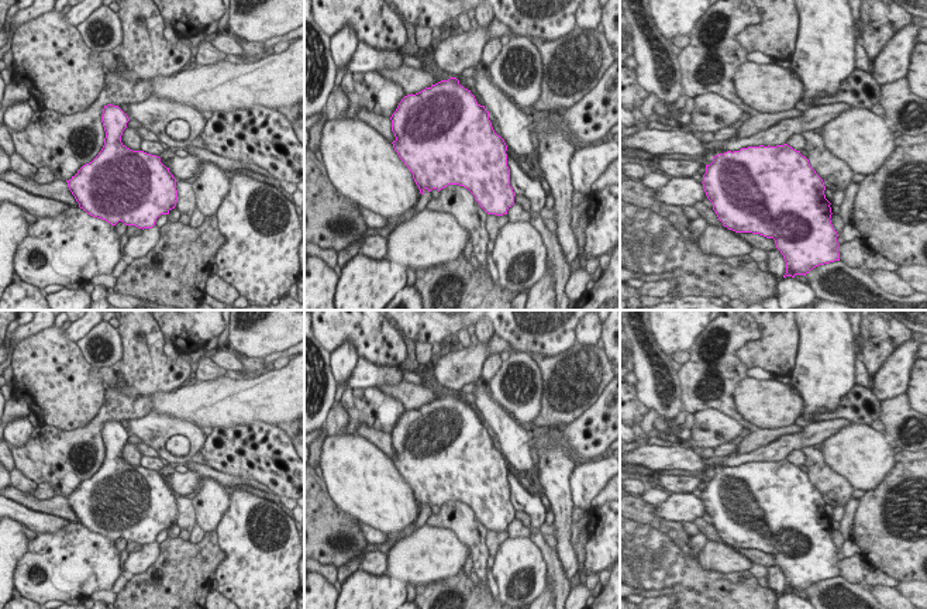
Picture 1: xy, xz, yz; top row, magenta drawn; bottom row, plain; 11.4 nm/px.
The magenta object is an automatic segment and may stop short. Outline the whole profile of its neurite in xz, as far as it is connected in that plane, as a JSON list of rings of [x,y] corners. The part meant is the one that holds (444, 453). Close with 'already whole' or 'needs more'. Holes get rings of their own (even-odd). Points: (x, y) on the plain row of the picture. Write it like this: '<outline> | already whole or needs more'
[[[456,393],[404,412],[390,436],[396,453],[393,464],[413,489],[421,510],[425,505],[440,508],[448,500],[459,500],[475,512],[487,530],[507,530],[516,512],[510,502],[507,461],[494,448],[489,427],[476,417],[471,406],[459,400]]] | already whole

